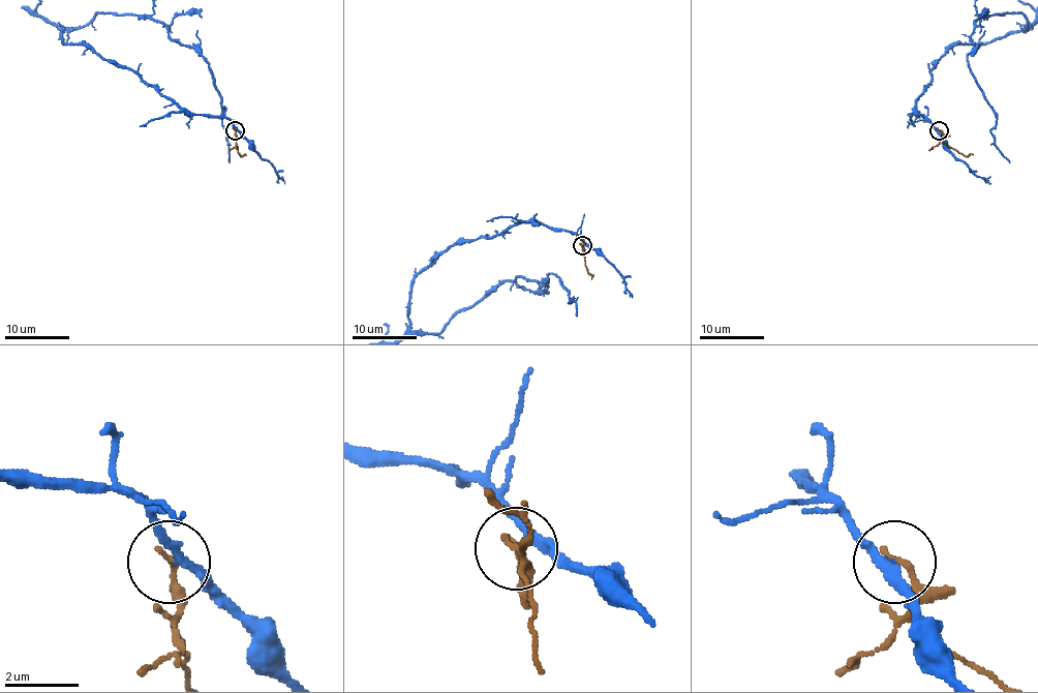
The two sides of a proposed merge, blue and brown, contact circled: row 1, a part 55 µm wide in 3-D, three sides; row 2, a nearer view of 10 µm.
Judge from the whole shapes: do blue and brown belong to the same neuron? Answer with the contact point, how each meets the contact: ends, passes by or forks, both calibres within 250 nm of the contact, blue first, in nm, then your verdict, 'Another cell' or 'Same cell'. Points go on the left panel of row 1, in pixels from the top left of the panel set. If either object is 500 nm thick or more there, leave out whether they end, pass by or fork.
Place: (235, 130). At the ring blue passes by. At the ring brown ends. Thickness 220 nm (blue) against 180 nm. Same cell

